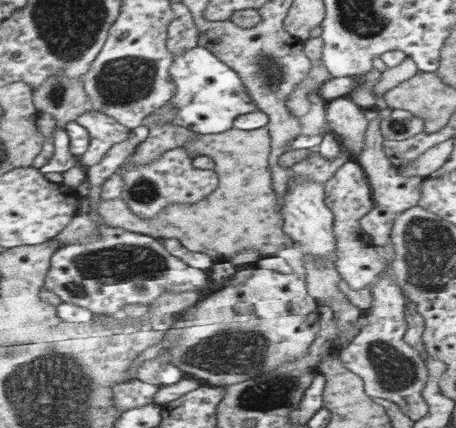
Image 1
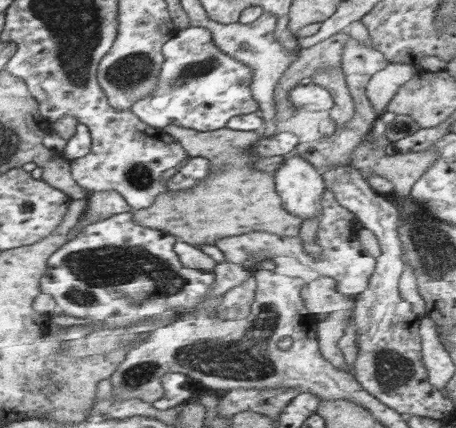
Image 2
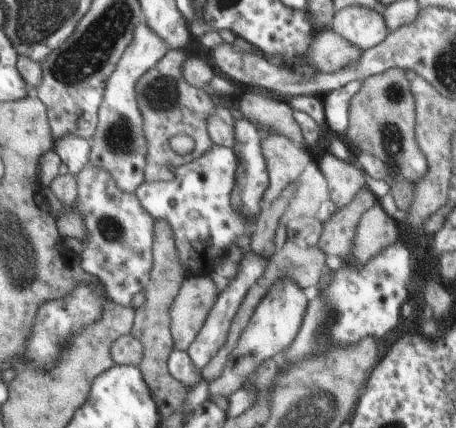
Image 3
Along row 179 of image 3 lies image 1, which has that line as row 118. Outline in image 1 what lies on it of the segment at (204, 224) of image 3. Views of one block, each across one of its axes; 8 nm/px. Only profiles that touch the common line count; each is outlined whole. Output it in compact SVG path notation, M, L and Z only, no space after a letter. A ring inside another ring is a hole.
M203 44L177 56L175 64L171 66L171 76L179 84L179 92L171 100L179 106L179 114L169 124L169 130L183 130L183 132L193 132L201 136L225 134L233 128L235 118L247 116L257 110L239 74L231 70L227 62L223 62L215 52L211 52Z

